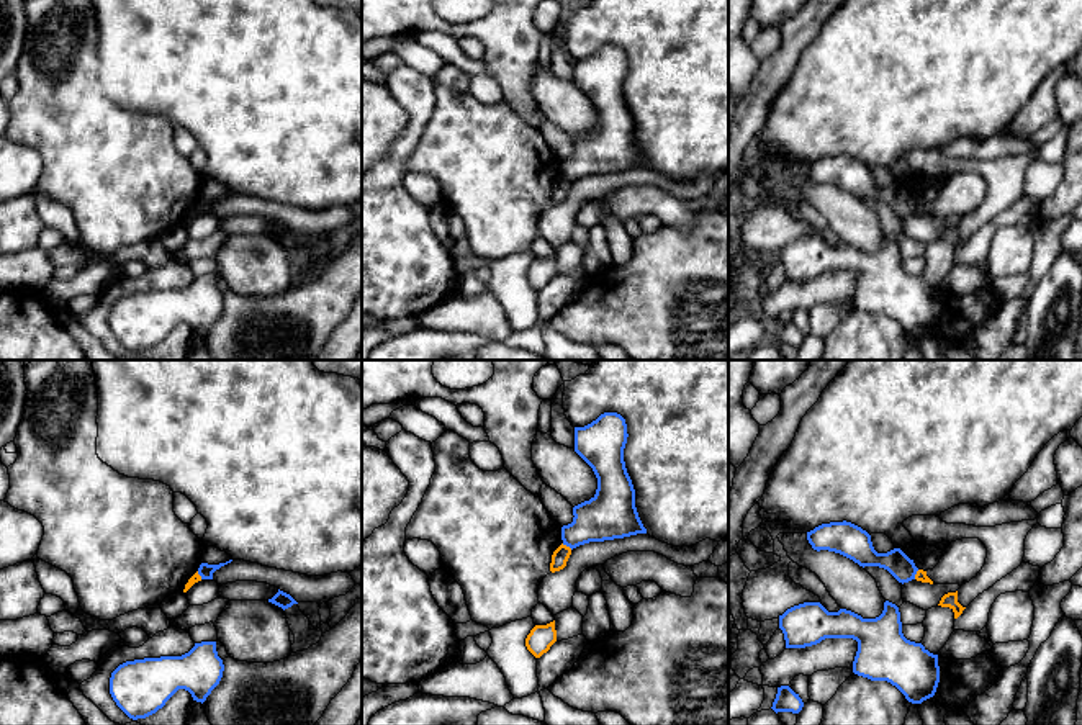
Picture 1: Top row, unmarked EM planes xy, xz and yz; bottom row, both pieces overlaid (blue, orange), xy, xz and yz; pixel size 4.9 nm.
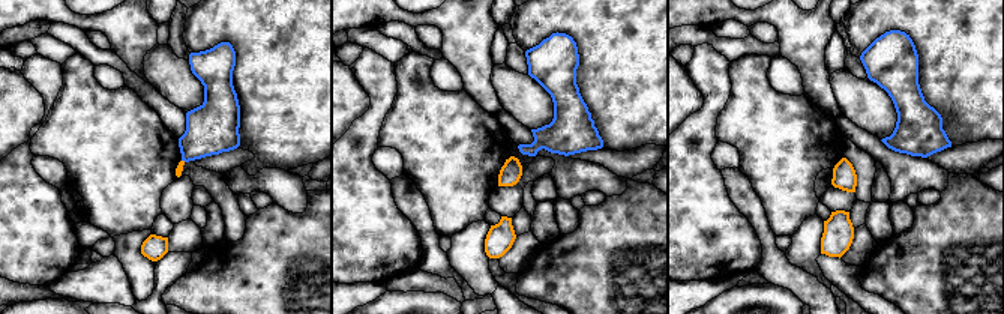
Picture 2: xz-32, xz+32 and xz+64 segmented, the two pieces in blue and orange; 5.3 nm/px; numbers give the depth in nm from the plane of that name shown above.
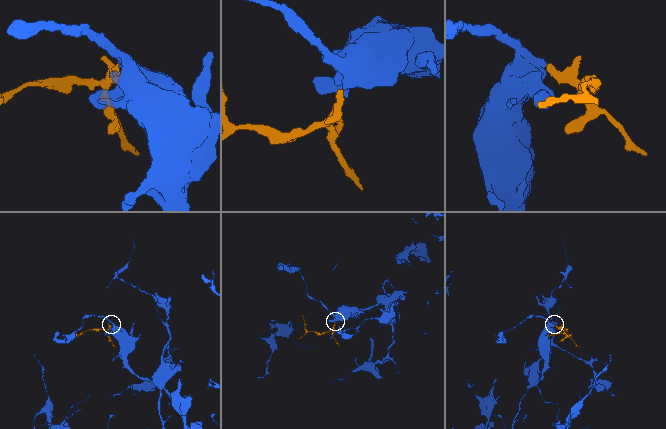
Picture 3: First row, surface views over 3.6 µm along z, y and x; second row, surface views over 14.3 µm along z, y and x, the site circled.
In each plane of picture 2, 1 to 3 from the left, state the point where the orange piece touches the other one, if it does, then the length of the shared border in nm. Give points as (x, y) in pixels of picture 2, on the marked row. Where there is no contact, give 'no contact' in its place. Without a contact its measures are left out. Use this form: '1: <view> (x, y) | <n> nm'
1: xz-32 (183, 160) | 30 nm
2: no contact
3: no contact

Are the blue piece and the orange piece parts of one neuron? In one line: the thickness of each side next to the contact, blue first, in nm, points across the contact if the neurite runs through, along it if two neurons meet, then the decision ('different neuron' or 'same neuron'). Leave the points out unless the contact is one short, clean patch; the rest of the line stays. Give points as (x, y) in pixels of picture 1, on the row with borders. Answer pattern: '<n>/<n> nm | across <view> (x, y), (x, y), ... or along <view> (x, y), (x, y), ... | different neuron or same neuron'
240/80 nm | along xz (562, 544), (572, 549) | different neuron

